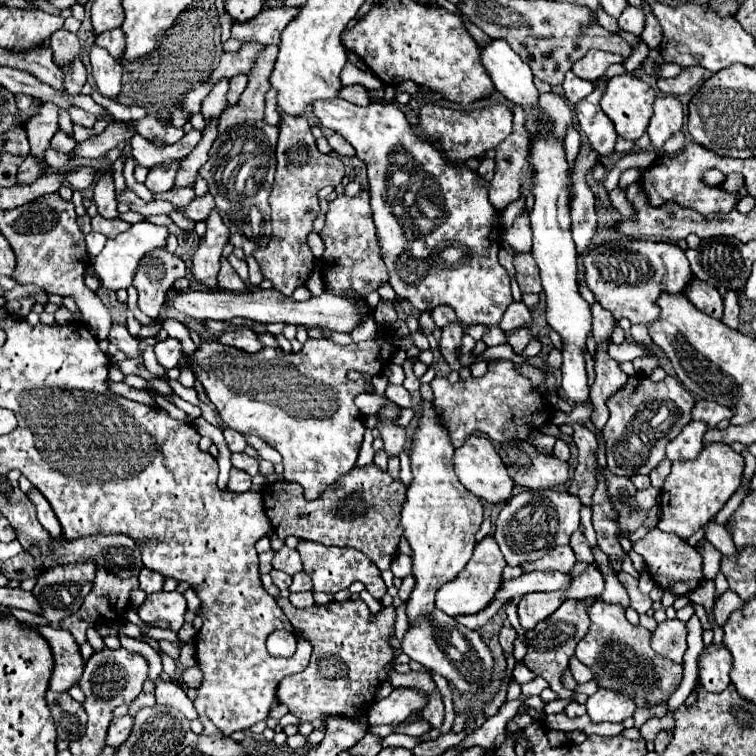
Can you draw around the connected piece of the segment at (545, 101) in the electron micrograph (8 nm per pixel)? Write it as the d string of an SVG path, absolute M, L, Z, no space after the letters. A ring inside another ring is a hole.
M542 93L540 105L544 107L544 111L548 111L548 115L552 115L552 119L556 119L556 131L560 131L560 139L564 139L566 127L572 125L572 111L566 99L556 93Z

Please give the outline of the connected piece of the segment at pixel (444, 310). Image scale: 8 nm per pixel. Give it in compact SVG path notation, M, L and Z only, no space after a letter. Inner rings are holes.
M436 307L436 311L432 311L430 315L432 315L432 319L434 319L434 323L438 327L444 327L448 323L460 323L456 319L456 315L454 315L454 310L450 309L450 307Z

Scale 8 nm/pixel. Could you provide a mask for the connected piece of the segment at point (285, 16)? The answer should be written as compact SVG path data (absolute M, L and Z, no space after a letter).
M264 7L260 15L246 23L236 23L232 27L232 37L240 41L258 41L266 45L278 45L284 27L298 15L298 7Z

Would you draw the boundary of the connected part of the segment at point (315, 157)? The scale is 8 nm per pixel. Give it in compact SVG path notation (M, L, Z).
M280 113L280 137L276 147L276 179L270 193L272 209L272 235L266 249L256 249L254 259L260 265L264 279L272 283L276 291L290 297L296 287L304 285L314 269L314 255L306 243L312 223L318 215L318 191L326 185L338 185L344 177L344 163L340 157L322 155L316 149L310 125L304 117L292 117Z

